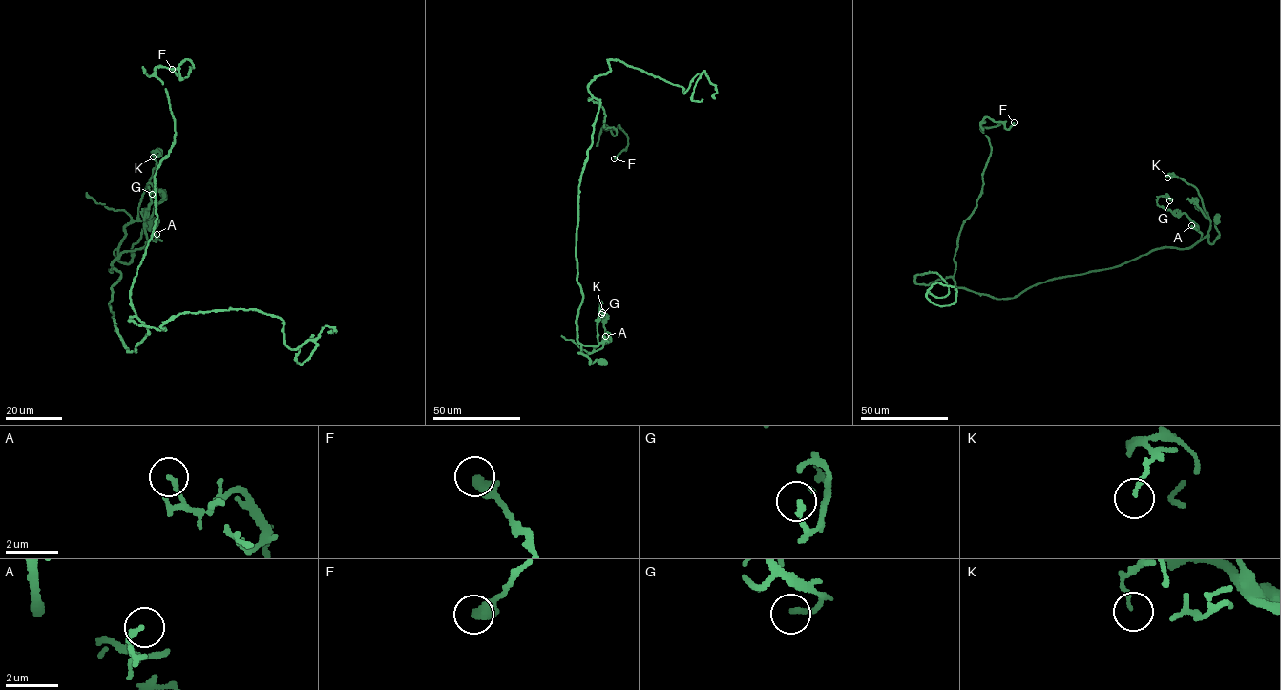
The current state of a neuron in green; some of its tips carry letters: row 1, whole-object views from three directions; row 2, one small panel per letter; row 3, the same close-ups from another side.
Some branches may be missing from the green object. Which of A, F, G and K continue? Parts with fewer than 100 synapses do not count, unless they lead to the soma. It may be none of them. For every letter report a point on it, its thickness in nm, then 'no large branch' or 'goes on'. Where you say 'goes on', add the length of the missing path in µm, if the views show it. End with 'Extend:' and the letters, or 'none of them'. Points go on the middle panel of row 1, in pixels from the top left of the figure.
A: (605, 336) | 170 nm | no large branch
F: (614, 158) | 440 nm | no large branch
G: (601, 314) | 180 nm | no large branch
K: (602, 312) | 120 nm | no large branch
Extend: none of them

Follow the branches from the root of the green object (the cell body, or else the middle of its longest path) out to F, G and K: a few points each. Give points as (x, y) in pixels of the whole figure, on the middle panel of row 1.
F: (601, 361), (578, 353), (577, 324), (589, 98), (626, 135), (614, 158)
G: (601, 361), (590, 364), (587, 357), (578, 353), (582, 345), (599, 343), (597, 319), (601, 302), (601, 314)
K: (601, 361), (596, 360), (590, 364), (587, 357), (578, 353), (585, 355), (591, 353), (602, 341), (602, 312)

